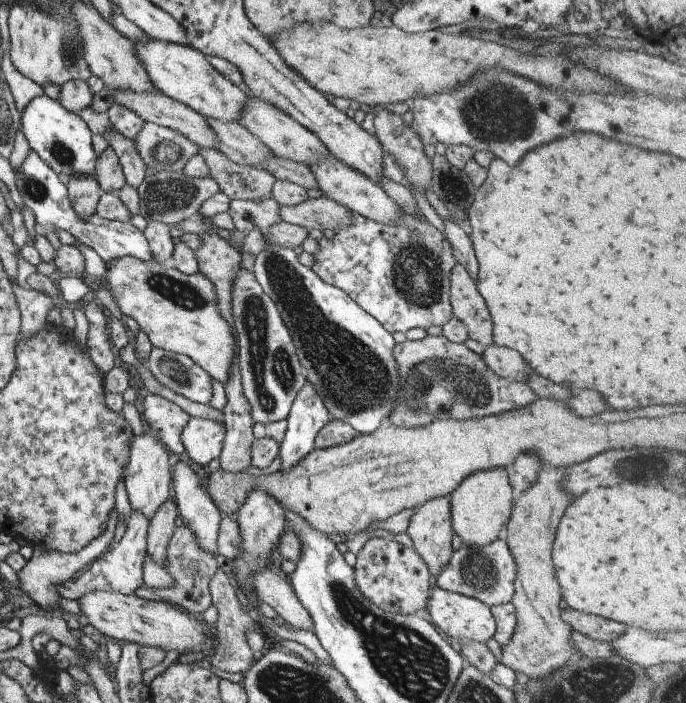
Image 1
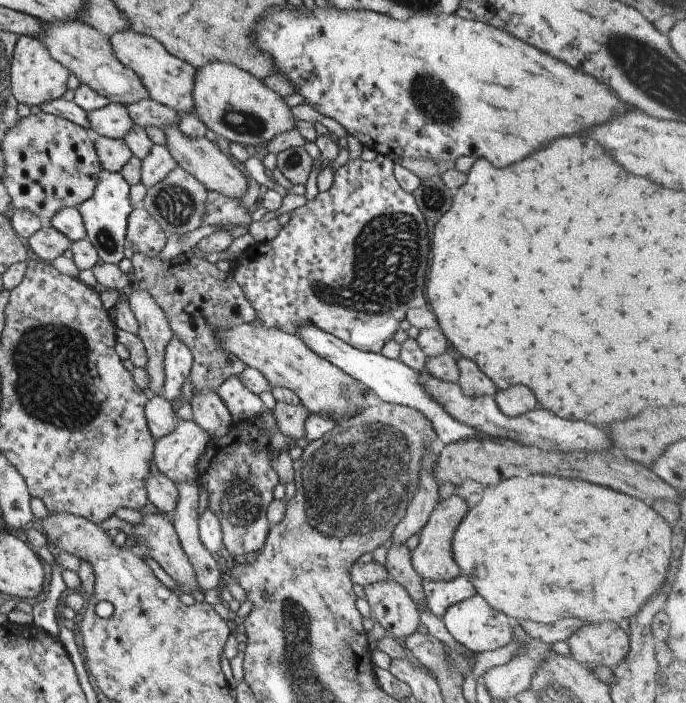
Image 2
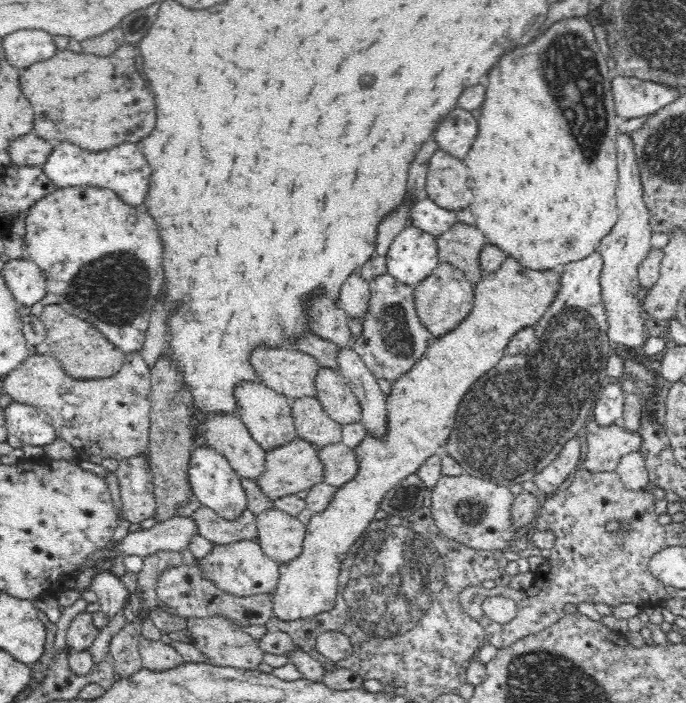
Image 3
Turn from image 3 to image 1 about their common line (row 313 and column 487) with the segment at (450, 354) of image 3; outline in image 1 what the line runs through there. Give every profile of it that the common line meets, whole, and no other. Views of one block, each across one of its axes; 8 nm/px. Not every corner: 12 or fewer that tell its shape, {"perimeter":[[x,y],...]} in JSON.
{"perimeter":[[504,468],[467,476],[449,496],[464,546],[494,542],[516,493]]}

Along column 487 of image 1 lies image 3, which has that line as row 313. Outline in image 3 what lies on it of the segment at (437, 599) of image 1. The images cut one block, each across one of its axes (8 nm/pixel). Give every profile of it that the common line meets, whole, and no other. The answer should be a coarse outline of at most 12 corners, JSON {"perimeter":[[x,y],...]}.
{"perimeter":[[631,135],[616,140],[619,216],[598,252],[610,342],[646,338],[636,270],[652,248]]}

